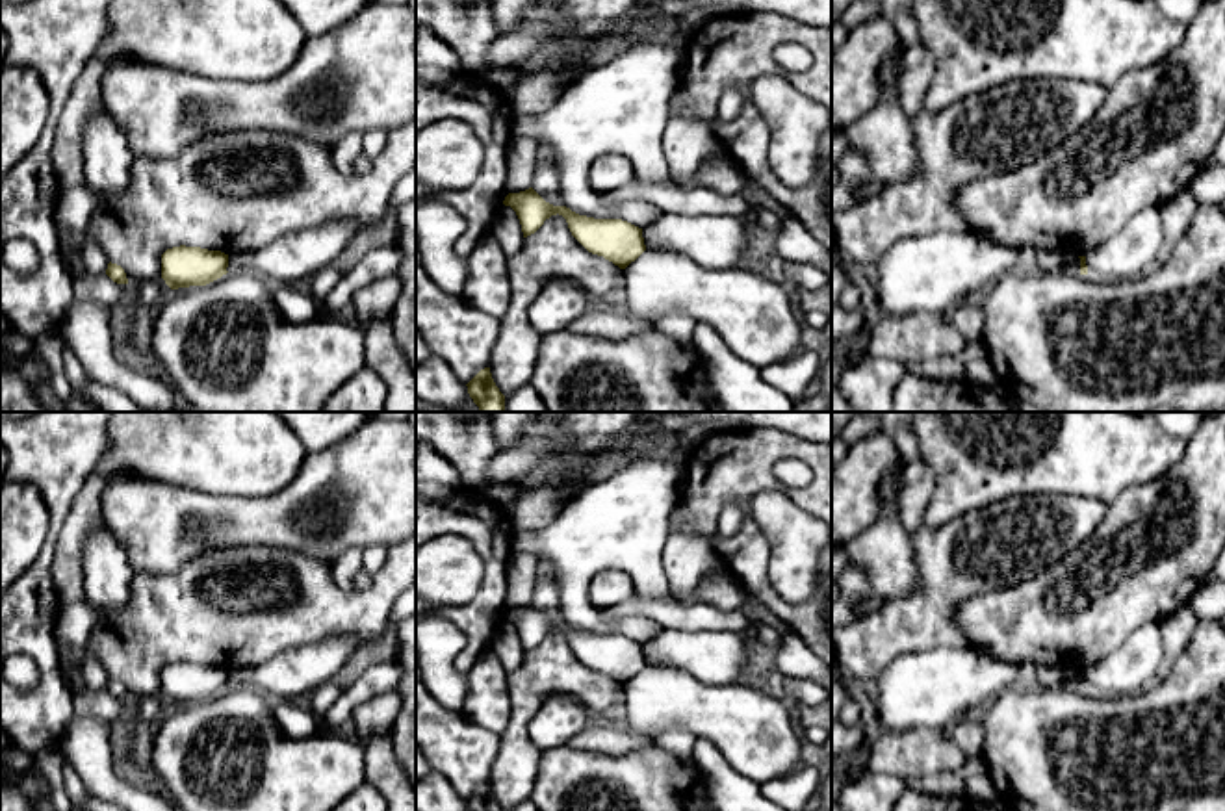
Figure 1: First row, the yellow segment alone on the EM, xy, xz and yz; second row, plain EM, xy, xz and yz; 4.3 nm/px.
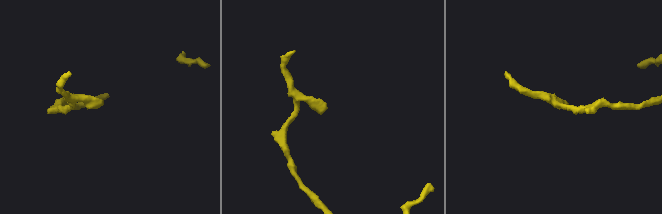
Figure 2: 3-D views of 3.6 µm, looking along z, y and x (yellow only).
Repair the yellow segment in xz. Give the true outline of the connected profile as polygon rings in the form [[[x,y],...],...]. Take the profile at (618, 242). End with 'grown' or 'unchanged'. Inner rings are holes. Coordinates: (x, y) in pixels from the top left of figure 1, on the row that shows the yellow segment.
[[[533,187],[509,193],[503,200],[510,206],[522,225],[523,238],[535,234],[551,215],[562,215],[572,236],[592,254],[603,256],[625,269],[644,251],[642,228],[622,219],[594,219],[579,215],[566,206],[546,202]]] | unchanged

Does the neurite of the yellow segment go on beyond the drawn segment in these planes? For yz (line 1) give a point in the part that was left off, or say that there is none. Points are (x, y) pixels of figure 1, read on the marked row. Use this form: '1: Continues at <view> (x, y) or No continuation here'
1: No continuation here

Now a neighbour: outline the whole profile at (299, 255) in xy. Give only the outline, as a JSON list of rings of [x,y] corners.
[[[351,217],[290,232],[258,251],[228,254],[226,271],[251,271],[273,286],[299,284],[330,265],[356,234],[358,223]]]

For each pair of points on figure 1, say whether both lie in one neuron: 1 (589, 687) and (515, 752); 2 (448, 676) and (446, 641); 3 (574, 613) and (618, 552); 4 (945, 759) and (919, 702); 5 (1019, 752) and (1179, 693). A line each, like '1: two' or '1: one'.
1: one
2: one
3: one
4: two
5: one

